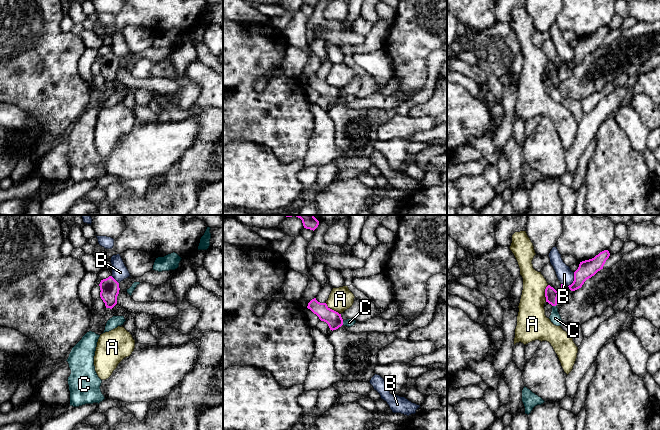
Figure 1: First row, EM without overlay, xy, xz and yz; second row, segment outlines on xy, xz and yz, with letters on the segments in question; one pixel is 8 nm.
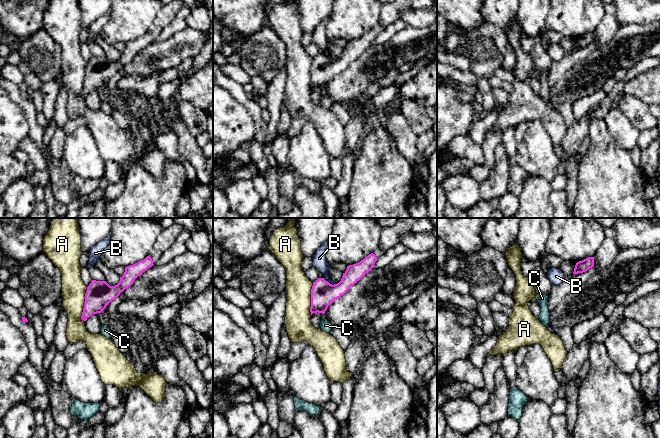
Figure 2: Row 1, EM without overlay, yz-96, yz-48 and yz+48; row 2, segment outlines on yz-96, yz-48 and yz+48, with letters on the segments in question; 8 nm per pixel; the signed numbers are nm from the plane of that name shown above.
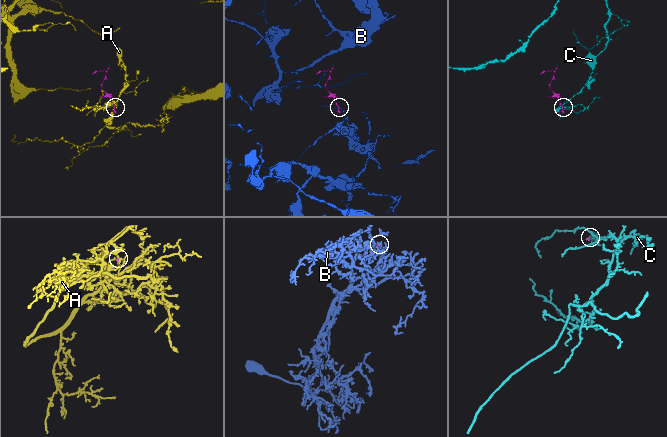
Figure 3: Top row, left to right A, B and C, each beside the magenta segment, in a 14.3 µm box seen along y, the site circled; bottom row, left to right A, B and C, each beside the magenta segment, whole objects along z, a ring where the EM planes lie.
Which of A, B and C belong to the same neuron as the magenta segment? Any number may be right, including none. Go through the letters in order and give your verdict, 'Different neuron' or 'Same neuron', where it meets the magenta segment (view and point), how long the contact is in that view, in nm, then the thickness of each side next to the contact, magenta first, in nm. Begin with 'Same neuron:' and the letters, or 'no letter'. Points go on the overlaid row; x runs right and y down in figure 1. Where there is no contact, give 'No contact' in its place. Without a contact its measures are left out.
Same neuron: no letter
A: Different neuron. Touches magenta at xz (333, 310). Shared border 160 nm. Thickness 130 nm (magenta) against 190 nm
B: Different neuron. Touches magenta at yz (574, 279). Shared border 130 nm. Thickness 140 nm (magenta) against 130 nm
C: Different neuron. Touches magenta at xz (342, 323). Shared border 30 nm. Thickness 130 nm (magenta) against 60 nm

